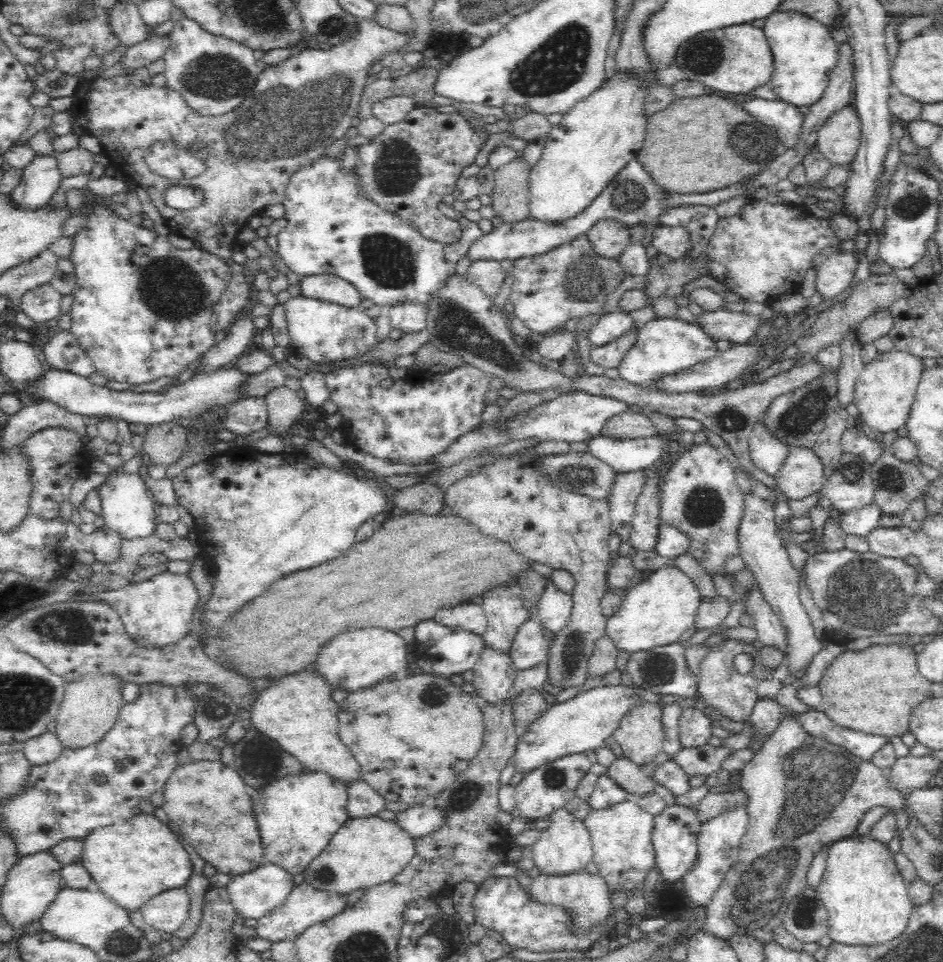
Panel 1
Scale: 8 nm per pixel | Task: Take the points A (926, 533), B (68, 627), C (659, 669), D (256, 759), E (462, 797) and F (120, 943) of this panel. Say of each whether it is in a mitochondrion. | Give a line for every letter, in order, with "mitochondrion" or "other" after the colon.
A: other
B: mitochondrion
C: mitochondrion
D: mitochondrion
E: mitochondrion
F: mitochondrion

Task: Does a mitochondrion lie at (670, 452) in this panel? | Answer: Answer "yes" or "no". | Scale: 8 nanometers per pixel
no

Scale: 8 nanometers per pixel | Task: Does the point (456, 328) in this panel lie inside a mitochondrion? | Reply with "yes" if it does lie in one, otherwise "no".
yes

